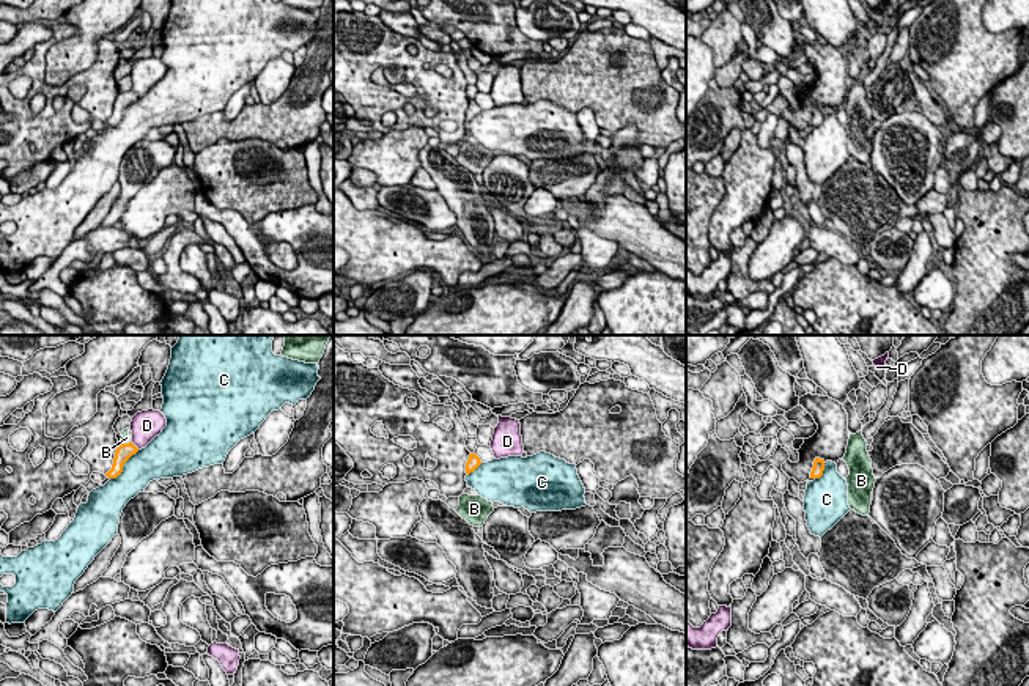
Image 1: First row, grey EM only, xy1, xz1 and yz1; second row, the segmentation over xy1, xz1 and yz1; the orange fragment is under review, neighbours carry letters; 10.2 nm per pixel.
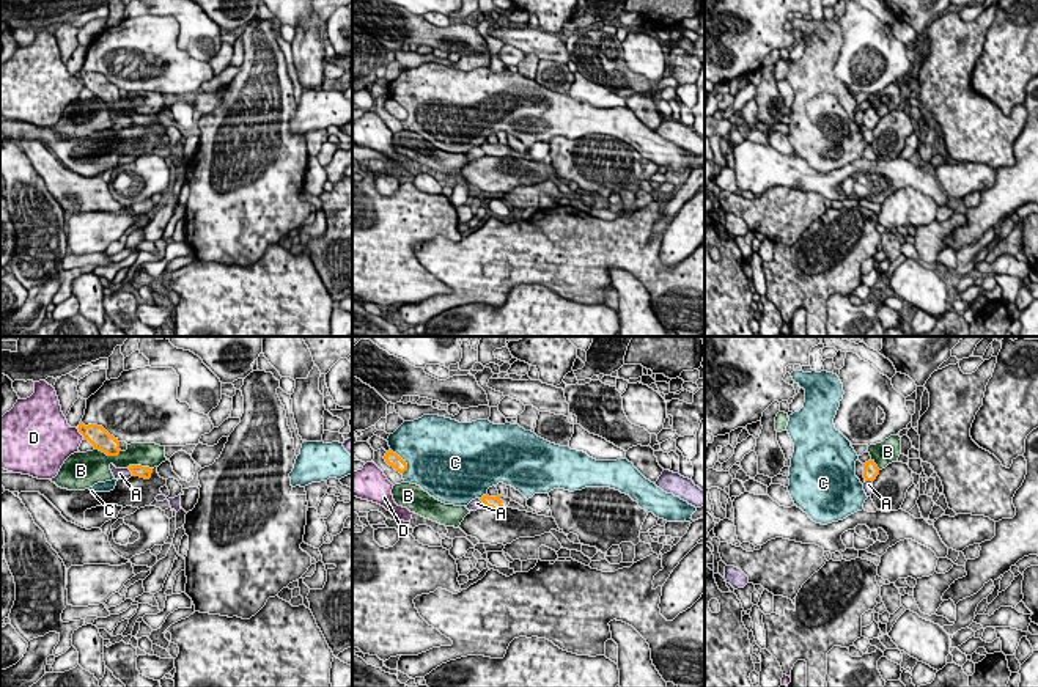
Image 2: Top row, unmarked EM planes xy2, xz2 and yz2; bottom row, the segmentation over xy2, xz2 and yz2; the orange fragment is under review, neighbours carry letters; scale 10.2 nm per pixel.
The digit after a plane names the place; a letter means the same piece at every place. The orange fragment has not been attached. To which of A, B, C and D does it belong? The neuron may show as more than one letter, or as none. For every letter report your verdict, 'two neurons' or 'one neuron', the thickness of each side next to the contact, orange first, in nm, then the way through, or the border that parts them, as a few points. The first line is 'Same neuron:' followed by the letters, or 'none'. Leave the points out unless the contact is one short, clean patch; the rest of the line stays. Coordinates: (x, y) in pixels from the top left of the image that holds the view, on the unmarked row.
Same neuron: none
A: two neurons | 130/120 nm
B: two neurons | 200/340 nm
C: two neurons | 160/340 nm
D: two neurons | 200/400 nm

